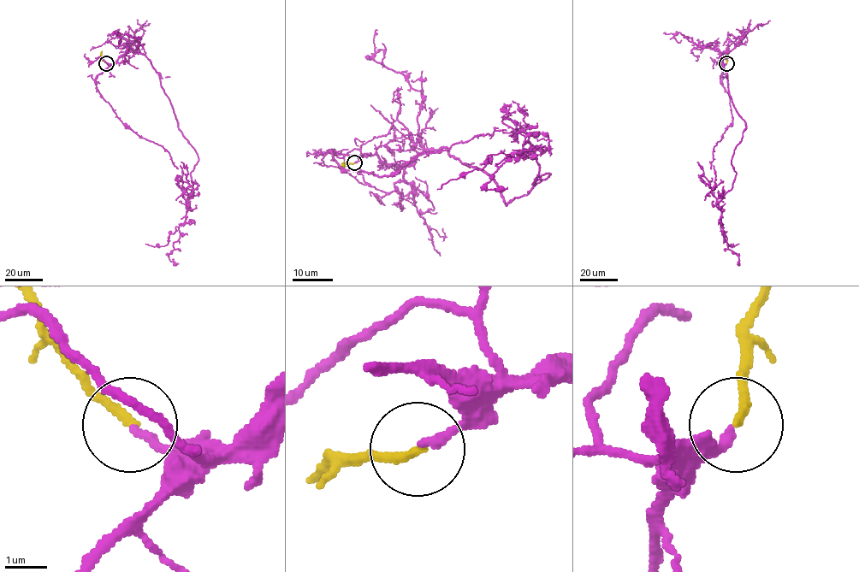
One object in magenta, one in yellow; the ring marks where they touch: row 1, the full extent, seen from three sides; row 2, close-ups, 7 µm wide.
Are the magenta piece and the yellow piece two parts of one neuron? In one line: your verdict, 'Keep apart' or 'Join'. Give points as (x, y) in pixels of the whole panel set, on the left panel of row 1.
Join

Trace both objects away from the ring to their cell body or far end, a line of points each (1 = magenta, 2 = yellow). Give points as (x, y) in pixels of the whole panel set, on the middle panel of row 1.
1: (354, 162), (403, 167), (446, 148), (507, 204), (549, 173), (532, 184), (528, 142), (486, 186), (507, 187)
2: (354, 162), (342, 165), (343, 161)

